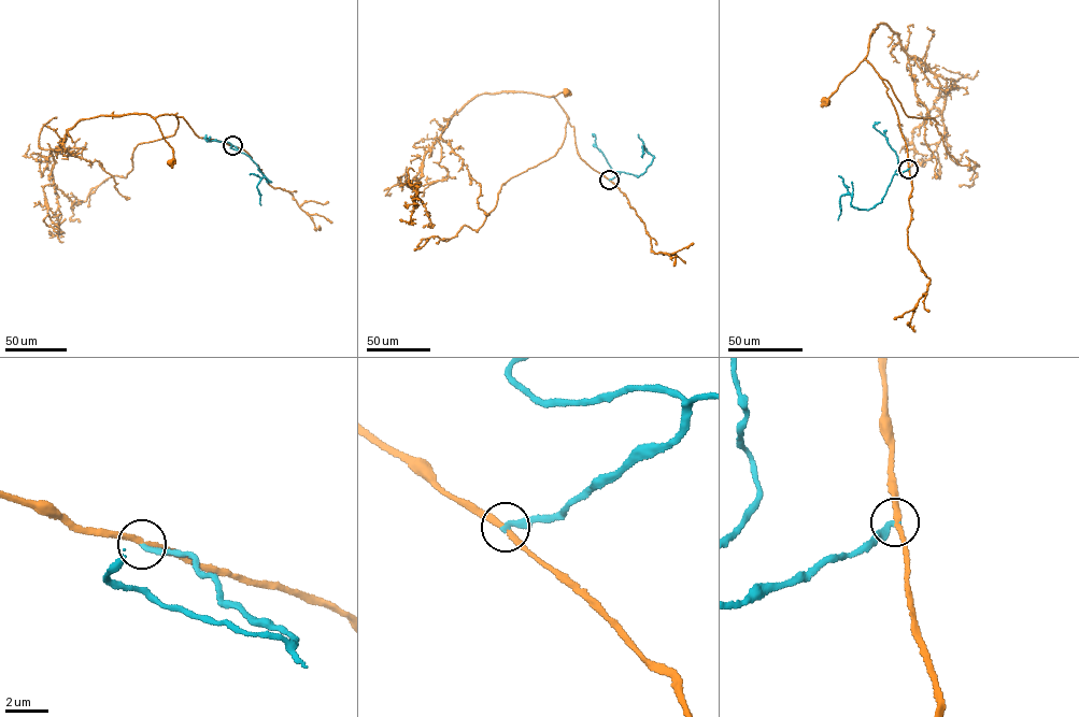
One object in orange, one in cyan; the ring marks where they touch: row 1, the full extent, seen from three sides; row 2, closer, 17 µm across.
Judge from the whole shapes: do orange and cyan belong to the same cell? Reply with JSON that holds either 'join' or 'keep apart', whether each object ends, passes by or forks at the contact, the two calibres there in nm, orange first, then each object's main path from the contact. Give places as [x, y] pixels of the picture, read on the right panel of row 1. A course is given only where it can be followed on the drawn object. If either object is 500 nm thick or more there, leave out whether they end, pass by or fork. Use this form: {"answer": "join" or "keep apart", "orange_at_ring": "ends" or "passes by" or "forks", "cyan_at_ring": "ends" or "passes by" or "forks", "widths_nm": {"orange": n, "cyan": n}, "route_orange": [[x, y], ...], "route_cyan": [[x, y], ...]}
{"answer": "keep apart", "orange_at_ring": "passes by", "cyan_at_ring": "ends", "widths_nm": {"orange": 240, "cyan": 260}, "route_orange": [[908, 168], [905, 141], [888, 88], [865, 58], [825, 103]], "route_cyan": [[908, 168], [894, 174], [883, 199], [867, 210], [852, 205], [850, 195], [840, 196], [838, 219]]}

